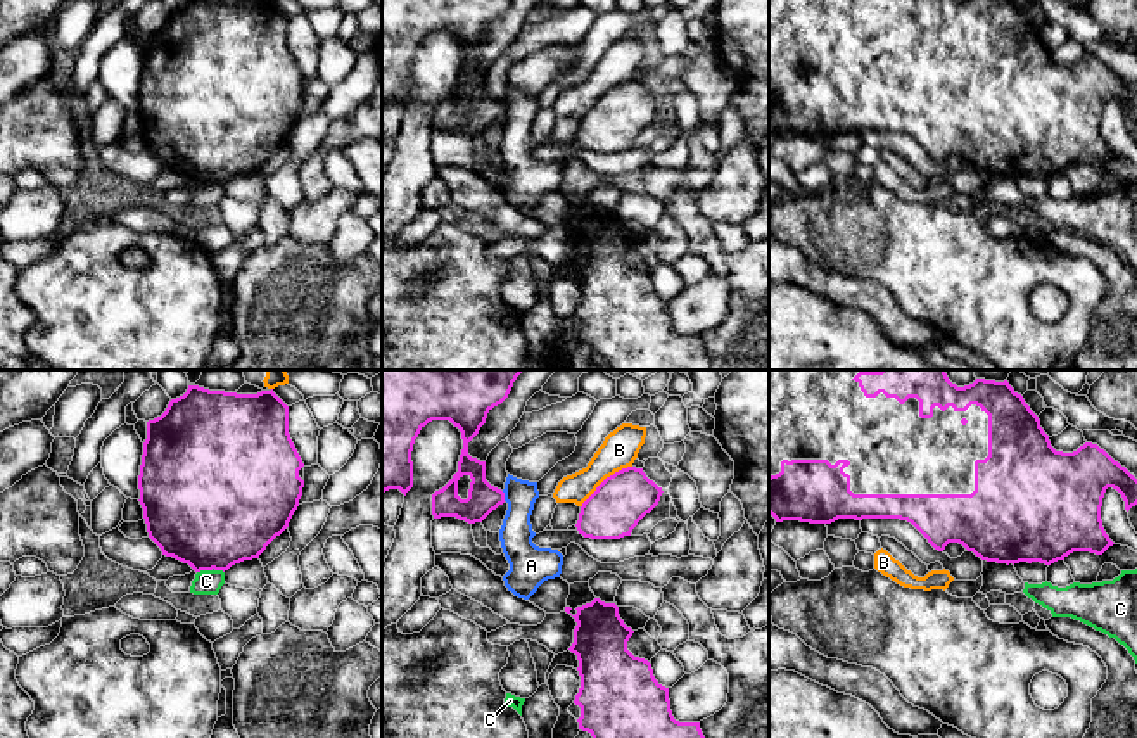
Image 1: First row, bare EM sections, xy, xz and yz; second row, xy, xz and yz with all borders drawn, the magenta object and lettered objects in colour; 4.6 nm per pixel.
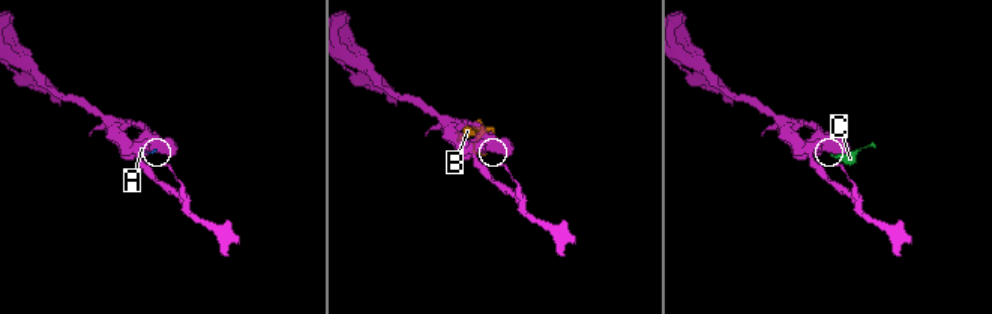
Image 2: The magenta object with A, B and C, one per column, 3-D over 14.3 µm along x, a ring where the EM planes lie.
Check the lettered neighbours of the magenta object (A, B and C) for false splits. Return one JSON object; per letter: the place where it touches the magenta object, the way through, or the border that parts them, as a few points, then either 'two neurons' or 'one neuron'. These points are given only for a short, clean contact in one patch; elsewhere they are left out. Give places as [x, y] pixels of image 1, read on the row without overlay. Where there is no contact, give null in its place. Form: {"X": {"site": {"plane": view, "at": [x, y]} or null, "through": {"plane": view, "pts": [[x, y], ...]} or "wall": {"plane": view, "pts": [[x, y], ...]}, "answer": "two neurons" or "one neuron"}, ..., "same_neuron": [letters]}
{"A": {"site": {"plane": "xz", "at": [503, 109]}, "answer": "two neurons"}, "B": {"site": {"plane": "xz", "at": [603, 94]}, "answer": "two neurons"}, "C": {"site": {"plane": "xy", "at": [209, 182]}, "answer": "two neurons"}, "same_neuron": []}

